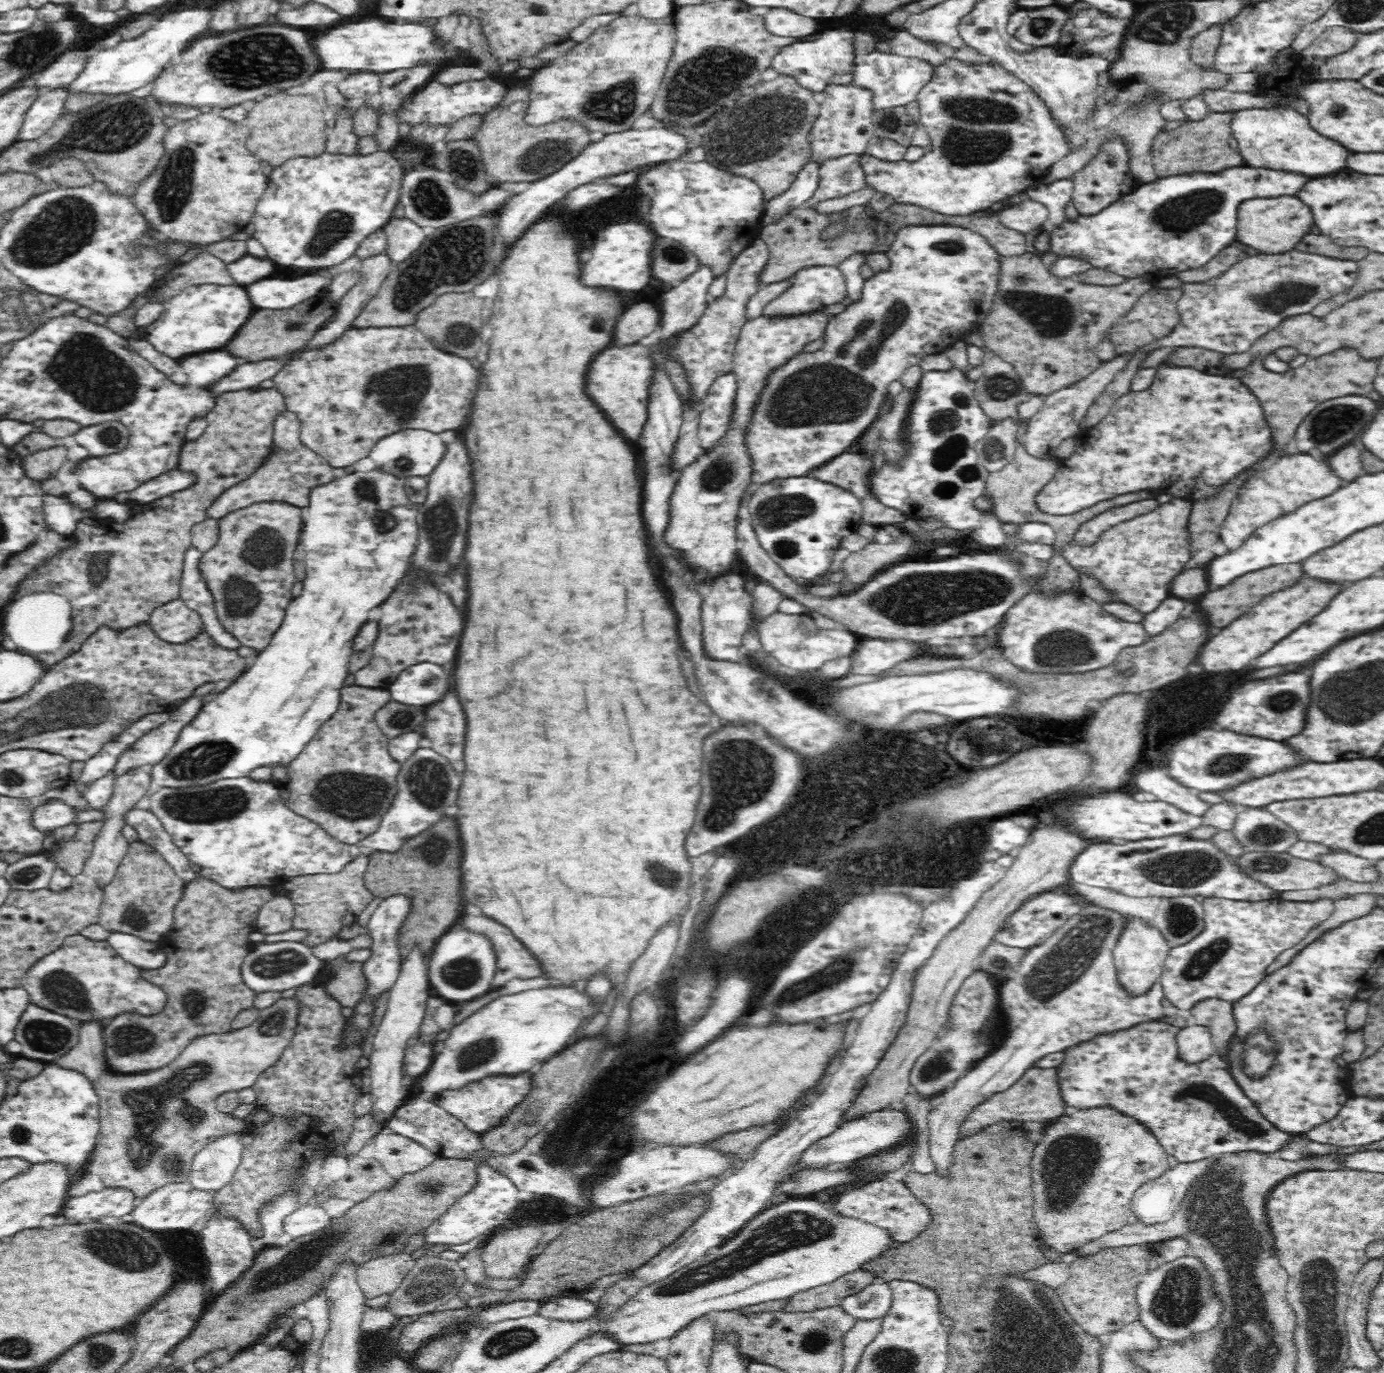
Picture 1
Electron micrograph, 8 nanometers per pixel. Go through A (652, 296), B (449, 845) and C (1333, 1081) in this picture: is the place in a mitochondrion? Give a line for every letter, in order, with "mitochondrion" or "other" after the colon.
A: other
B: mitochondrion
C: other

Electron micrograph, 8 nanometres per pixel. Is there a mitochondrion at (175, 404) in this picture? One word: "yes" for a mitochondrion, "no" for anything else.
no

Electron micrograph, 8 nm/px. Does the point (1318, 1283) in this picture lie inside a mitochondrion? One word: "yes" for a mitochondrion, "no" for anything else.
yes

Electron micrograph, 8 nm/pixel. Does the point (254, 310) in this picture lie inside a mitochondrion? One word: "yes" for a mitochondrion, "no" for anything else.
no

